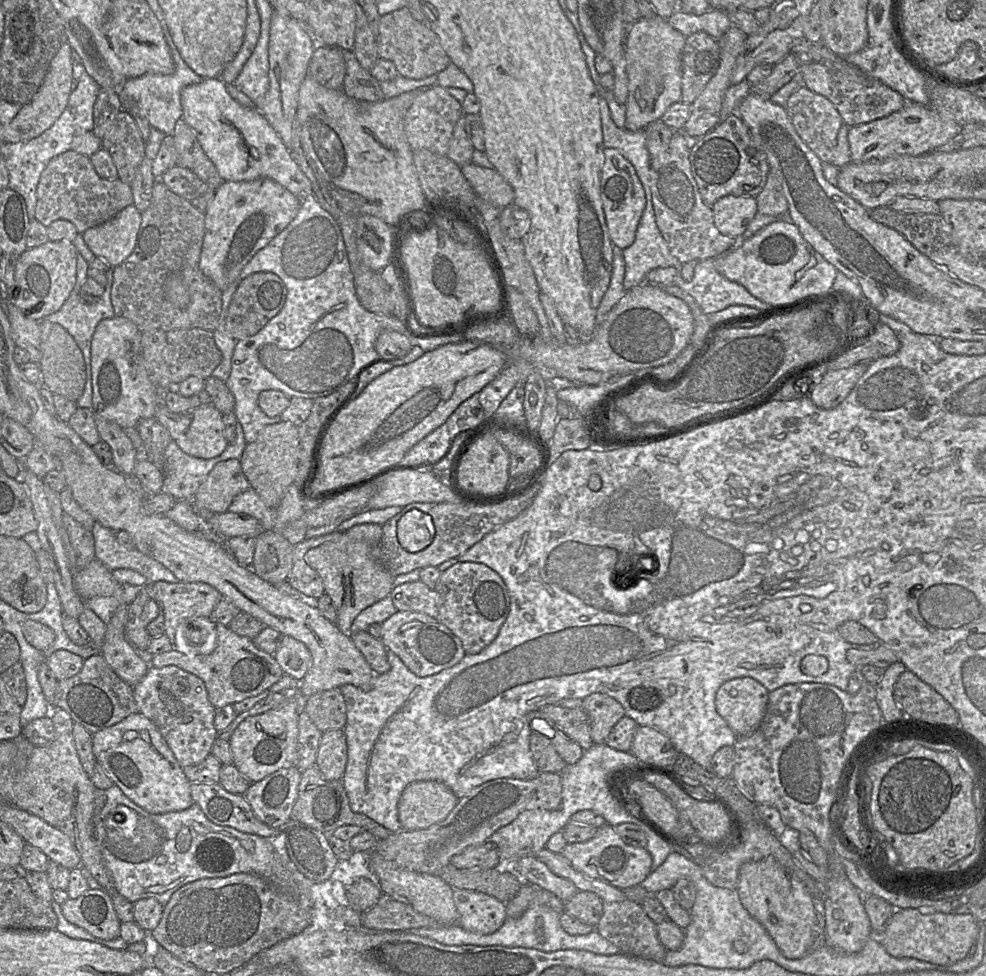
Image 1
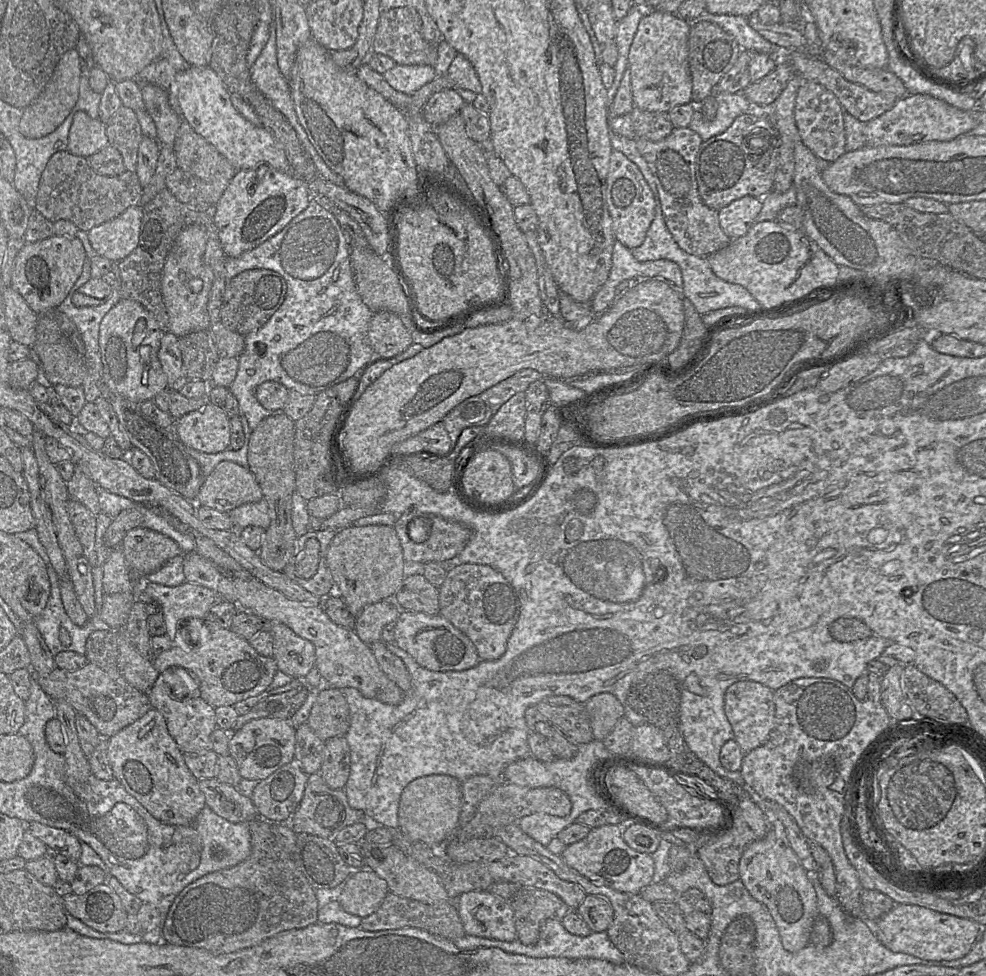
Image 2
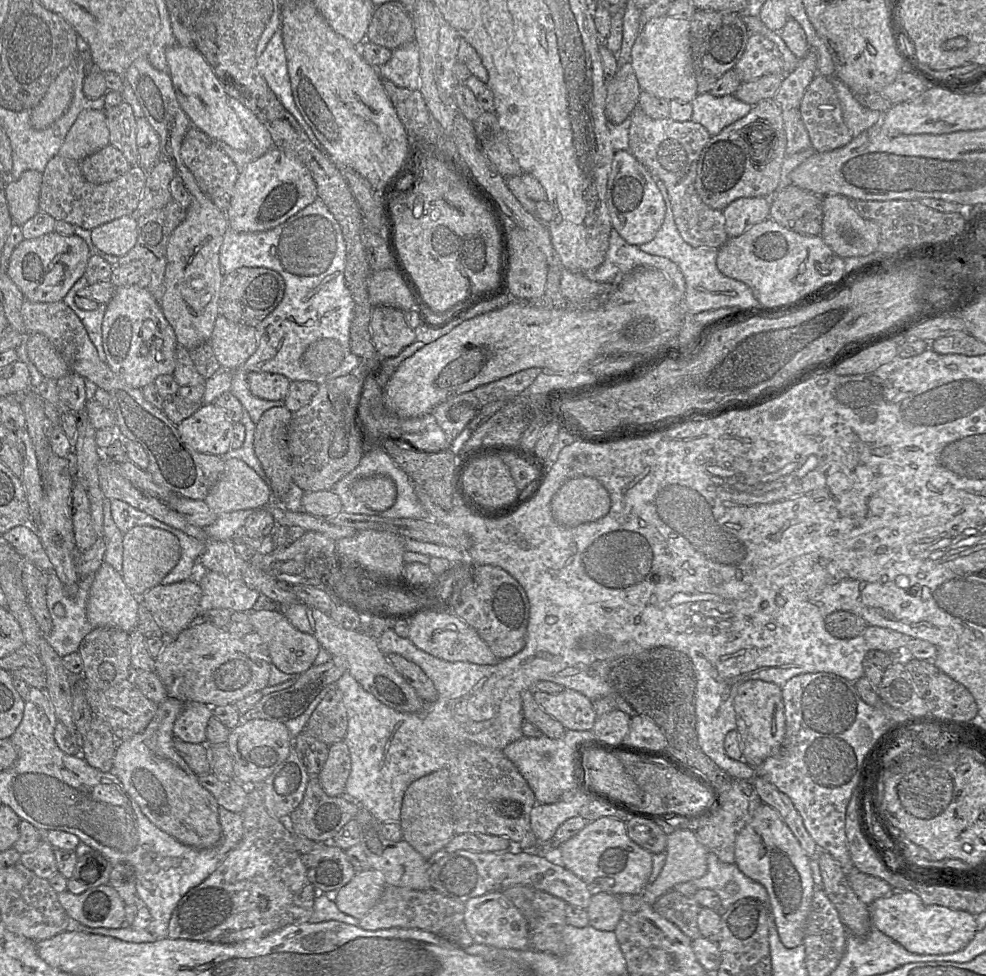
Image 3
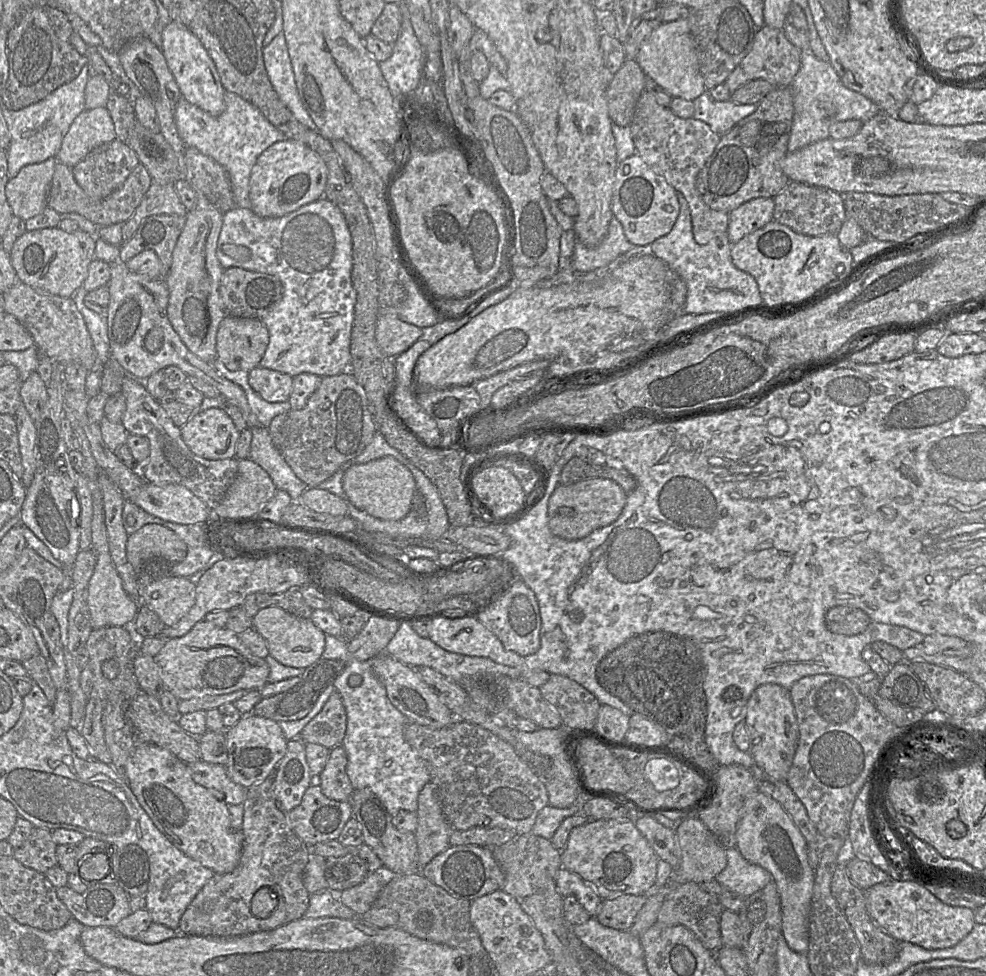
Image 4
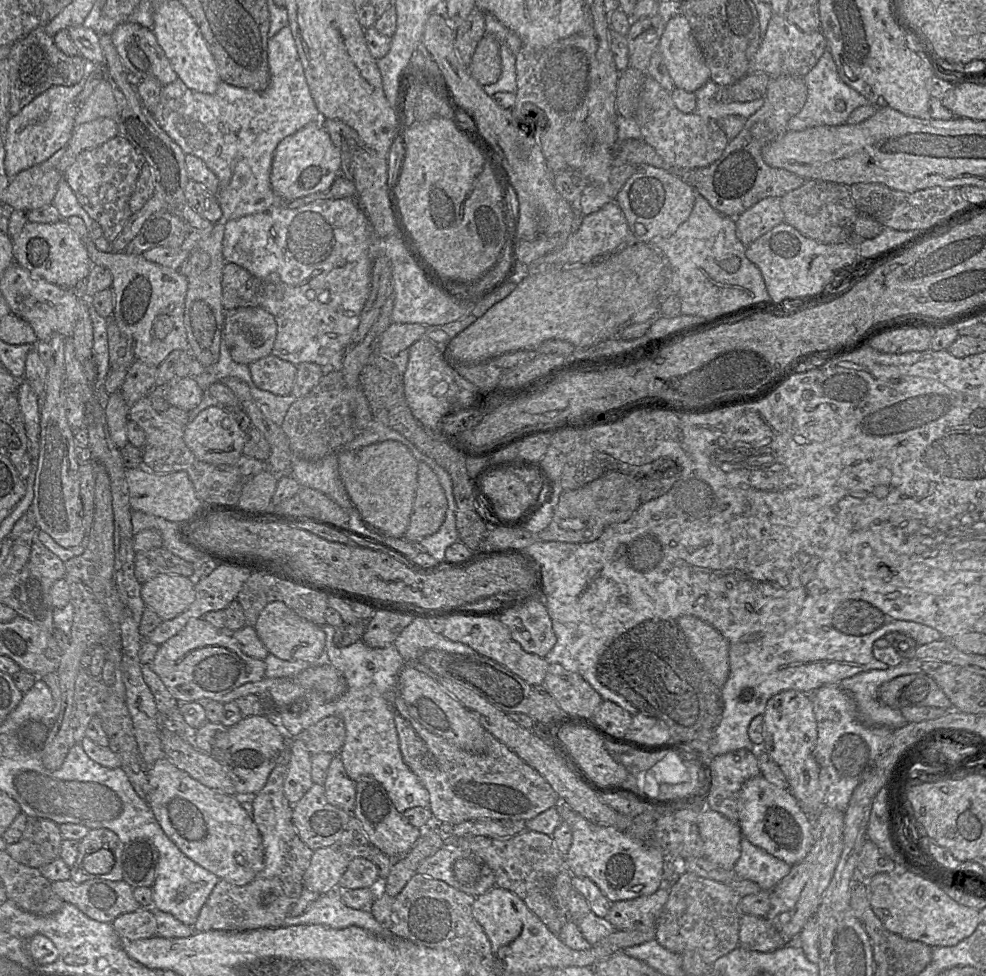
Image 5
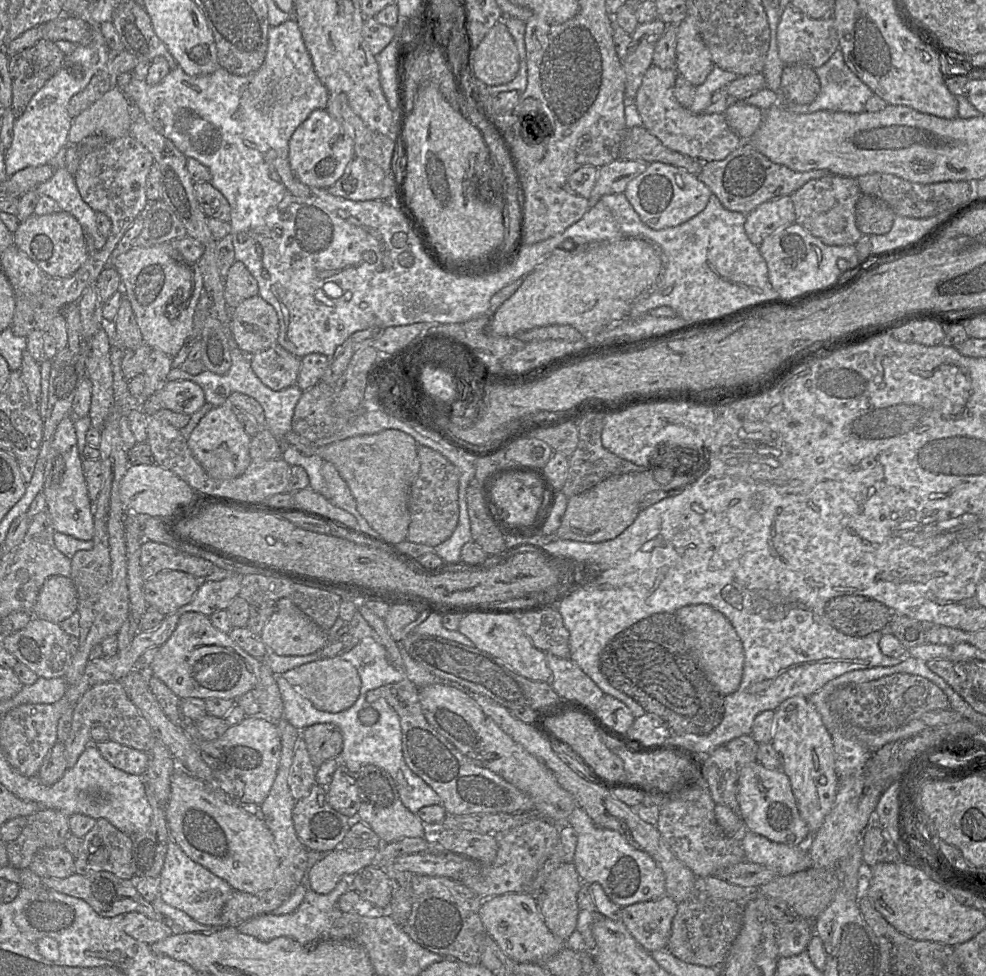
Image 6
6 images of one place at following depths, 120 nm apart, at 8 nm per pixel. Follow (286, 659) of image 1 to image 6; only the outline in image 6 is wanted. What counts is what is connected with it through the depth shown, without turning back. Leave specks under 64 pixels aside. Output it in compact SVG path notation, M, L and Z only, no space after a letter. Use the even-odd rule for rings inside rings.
M288 598L277 601L276 611L264 625L260 638L269 652L279 656L310 655L322 650L329 640L327 633Z

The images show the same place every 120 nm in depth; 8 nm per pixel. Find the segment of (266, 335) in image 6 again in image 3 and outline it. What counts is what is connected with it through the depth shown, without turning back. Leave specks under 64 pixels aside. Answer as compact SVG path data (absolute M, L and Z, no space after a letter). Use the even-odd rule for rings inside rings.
M222 315L215 321L210 344L221 367L234 370L257 349L256 327L232 322Z

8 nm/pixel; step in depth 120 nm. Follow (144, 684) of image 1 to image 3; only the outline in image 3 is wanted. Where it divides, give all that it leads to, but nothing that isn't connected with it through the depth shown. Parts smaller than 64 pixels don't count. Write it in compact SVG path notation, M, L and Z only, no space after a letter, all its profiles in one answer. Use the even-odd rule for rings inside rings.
M186 701L184 704L173 726L175 738L189 743L207 744L206 728L213 715L212 707L195 701Z

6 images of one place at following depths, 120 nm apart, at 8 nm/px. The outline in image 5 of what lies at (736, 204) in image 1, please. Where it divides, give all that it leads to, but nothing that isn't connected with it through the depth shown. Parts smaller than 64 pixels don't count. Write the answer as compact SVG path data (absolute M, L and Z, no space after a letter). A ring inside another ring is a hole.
M767 197L735 217L736 236L746 247L784 222L780 197Z

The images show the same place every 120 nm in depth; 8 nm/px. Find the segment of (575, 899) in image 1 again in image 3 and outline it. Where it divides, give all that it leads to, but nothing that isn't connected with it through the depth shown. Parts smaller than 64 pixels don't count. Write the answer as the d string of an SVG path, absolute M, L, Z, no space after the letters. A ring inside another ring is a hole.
M604 892L593 893L586 912L590 926L599 931L614 932L622 914L619 897Z

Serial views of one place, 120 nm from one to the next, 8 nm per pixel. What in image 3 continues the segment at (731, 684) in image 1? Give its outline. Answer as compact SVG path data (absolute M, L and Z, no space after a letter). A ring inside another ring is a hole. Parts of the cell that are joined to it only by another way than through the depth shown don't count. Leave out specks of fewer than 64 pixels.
M760 679L747 680L737 688L734 701L736 730L743 760L756 768L775 754L785 735L785 714L781 687Z

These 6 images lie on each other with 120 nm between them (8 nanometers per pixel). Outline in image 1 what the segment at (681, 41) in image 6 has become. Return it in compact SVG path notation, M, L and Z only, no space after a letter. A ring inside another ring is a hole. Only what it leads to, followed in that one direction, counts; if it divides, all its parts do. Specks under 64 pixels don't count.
M659 16L640 18L630 25L625 39L628 98L626 102L625 129L638 131L660 119L666 110L681 100L682 53L685 37Z

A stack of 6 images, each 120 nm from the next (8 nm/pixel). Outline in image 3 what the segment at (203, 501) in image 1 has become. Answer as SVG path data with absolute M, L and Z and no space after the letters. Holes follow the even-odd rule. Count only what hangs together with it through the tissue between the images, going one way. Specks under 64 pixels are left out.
M225 460L224 470L204 499L217 516L239 510L256 510L272 502L272 491L244 461Z

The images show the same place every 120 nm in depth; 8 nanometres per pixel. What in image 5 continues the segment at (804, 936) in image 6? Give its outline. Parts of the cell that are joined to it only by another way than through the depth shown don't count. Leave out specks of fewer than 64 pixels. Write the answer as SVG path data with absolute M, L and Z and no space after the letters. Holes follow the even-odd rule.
M741 915L739 947L750 951L771 953L788 943L765 918Z

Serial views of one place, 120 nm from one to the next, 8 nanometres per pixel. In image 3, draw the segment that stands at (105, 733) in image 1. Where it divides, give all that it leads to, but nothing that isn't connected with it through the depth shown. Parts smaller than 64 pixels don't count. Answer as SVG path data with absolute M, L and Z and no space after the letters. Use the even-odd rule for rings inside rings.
M170 697L158 704L153 719L143 732L127 740L119 741L111 772L120 780L126 792L155 826L184 845L195 849L206 849L216 845L222 835L219 822L220 806L215 797L200 784L197 775L175 750L173 726L184 705L181 700Z

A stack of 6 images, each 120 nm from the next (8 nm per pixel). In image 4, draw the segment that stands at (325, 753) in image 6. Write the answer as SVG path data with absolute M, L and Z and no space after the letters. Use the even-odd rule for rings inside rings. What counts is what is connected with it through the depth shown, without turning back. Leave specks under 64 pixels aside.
M339 692L331 694L322 710L304 727L300 737L304 743L333 749L342 745L347 728L347 716Z

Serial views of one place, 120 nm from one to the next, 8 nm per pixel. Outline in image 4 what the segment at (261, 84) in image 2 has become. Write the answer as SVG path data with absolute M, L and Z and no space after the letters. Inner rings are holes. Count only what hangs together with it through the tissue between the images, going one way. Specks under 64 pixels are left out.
M283 31L277 34L263 48L263 60L269 80L281 101L290 109L300 123L310 130L317 131L317 126L299 98L295 75Z

